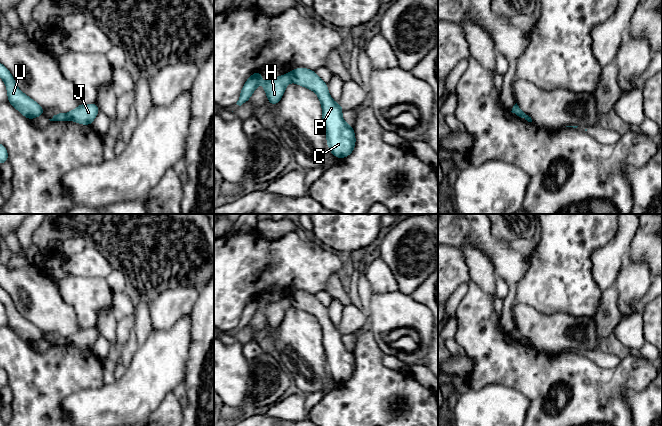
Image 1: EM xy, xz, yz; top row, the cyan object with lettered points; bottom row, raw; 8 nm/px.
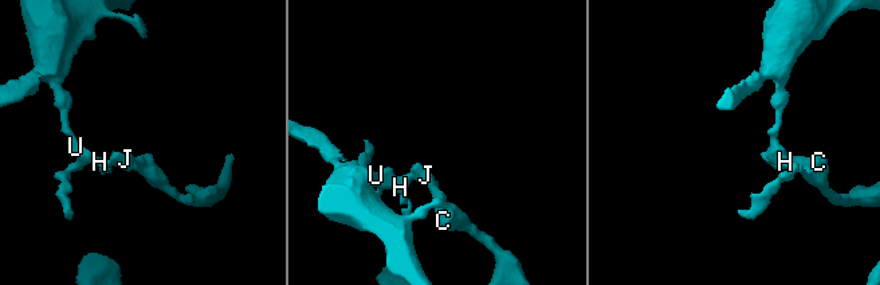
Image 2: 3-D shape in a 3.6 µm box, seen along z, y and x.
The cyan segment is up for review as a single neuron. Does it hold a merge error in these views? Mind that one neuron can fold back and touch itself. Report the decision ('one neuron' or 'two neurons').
two neurons

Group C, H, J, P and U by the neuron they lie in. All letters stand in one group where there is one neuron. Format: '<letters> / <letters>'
C J P / H U

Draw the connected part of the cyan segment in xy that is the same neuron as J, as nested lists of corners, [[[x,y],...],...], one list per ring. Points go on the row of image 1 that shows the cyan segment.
[[[96,103],[80,104],[77,108],[68,112],[66,115],[67,120],[71,120],[82,125],[91,125],[99,111],[100,110]]]

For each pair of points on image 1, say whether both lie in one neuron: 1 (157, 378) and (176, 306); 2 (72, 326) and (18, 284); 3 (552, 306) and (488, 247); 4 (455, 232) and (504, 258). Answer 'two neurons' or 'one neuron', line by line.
1: two neurons
2: one neuron
3: two neurons
4: one neuron

